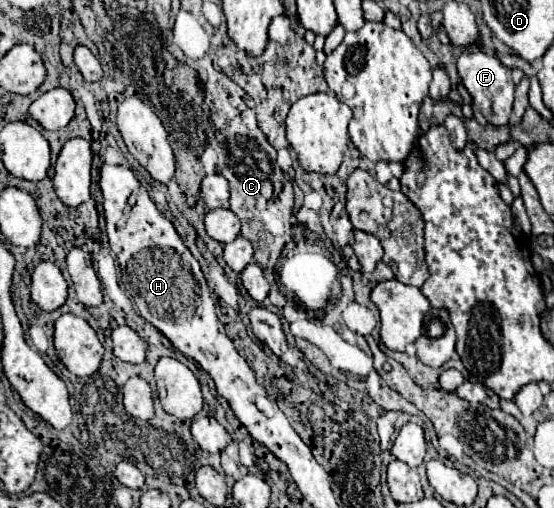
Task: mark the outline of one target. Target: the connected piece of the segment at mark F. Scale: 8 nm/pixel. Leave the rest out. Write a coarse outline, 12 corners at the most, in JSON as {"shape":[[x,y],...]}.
{"shape":[[485,51],[461,53],[459,77],[491,125],[511,119],[511,69]]}

